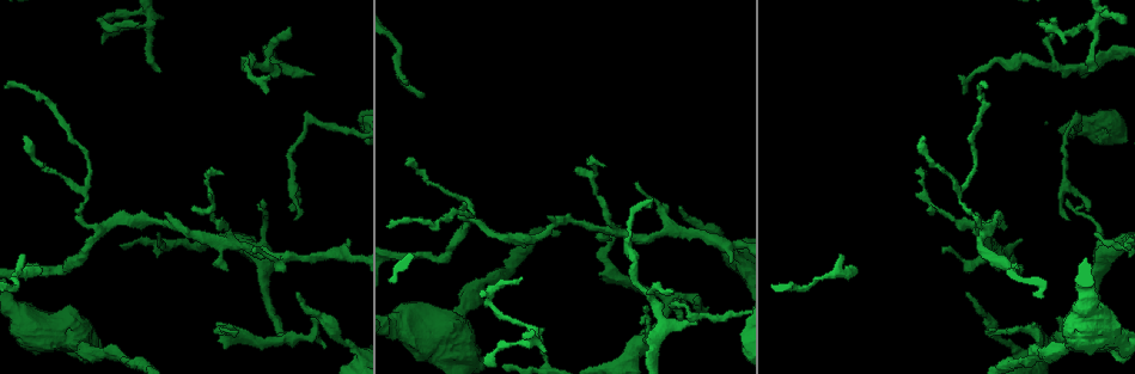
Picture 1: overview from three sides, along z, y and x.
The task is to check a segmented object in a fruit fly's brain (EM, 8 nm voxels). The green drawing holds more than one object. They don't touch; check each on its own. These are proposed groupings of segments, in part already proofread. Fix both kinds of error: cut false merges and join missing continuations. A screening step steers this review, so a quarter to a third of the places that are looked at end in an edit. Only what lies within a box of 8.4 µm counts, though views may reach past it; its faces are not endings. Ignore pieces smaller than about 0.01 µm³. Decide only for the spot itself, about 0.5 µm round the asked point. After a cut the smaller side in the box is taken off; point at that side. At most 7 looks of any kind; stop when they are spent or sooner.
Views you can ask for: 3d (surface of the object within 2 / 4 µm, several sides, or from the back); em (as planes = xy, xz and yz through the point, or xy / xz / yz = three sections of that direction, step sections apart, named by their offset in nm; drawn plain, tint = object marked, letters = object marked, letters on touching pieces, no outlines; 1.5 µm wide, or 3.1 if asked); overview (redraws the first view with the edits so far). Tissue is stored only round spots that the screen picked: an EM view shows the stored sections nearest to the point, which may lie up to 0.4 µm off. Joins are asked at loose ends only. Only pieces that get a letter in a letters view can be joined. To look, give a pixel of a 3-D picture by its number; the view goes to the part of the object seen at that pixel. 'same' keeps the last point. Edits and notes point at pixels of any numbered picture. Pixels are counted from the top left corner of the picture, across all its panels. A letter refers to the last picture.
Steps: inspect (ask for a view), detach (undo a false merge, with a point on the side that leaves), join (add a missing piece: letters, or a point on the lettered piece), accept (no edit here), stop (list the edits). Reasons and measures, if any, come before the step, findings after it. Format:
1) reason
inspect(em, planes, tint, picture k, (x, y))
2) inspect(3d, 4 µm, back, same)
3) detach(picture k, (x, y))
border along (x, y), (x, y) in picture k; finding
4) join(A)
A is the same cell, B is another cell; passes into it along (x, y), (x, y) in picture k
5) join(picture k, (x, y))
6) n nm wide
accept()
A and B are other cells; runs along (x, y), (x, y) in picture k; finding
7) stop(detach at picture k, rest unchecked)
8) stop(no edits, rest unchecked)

abrupt turn
inspect(3d, 4 µm, picture 1, (445, 254))

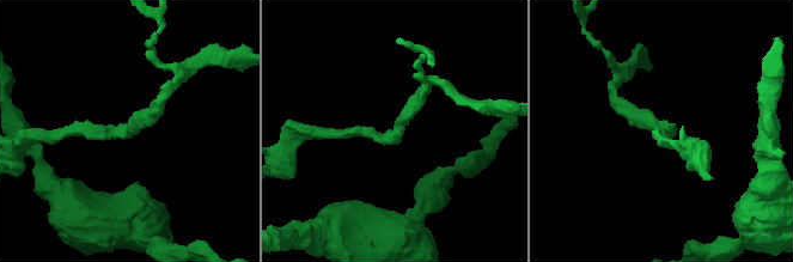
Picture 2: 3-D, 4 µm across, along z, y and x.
arms of 170, 200 nm
inspect(em, planes, letters, picture 2, (392, 133))

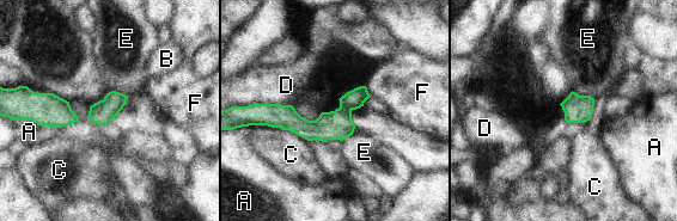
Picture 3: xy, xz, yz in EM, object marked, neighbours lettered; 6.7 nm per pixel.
accept()
A, B, C, D, E and F are other cells; runs along (365, 93), (329, 126), (262, 111) in picture 3; one neuron here

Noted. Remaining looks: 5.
tapers out
inspect(em, planes, letters, picture 1, (157, 236))

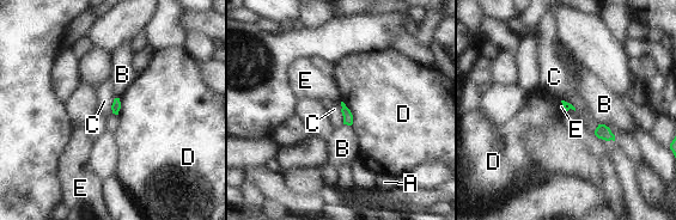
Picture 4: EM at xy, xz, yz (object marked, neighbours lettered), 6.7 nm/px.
accept()
A, B, C, D and E are other cells; border along (340, 103), (343, 123) in picture 4; none of them fits

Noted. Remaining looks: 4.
abrupt turn
inspect(3d, 4 µm, picture 1, (651, 288))

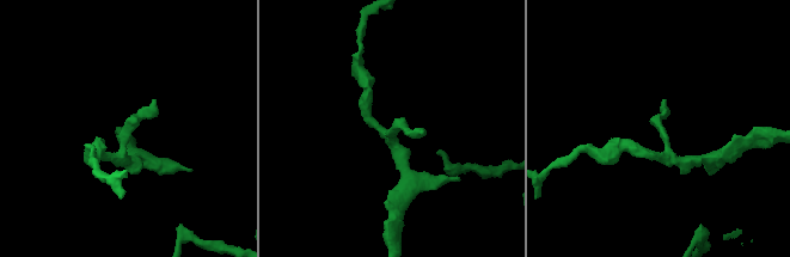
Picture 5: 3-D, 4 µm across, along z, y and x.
need the tissue
inspect(em, planes, letters, picture 5, (394, 132))

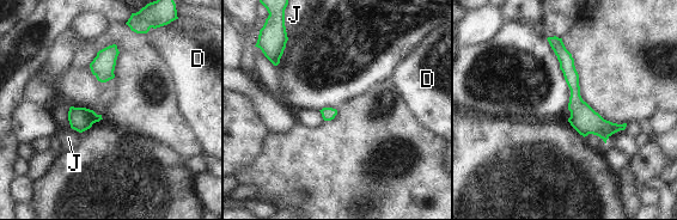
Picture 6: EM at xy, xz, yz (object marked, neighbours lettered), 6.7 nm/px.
D touches over 240 nm
accept()
D and J are other cells; all the same neuron

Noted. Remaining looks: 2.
stop(no edits, rest unchecked)

